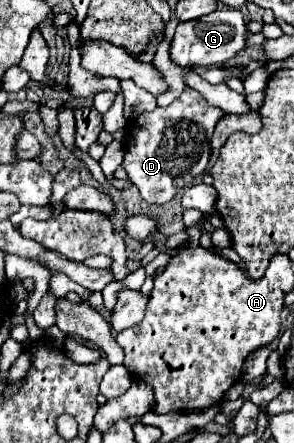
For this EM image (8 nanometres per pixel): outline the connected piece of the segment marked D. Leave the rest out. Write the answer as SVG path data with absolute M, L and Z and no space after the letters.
M185 88L183 94L169 106L157 106L151 112L137 116L127 128L123 168L129 180L139 188L149 204L165 204L179 190L205 172L211 154L211 134L217 120L223 116L221 108L211 106L197 90Z

